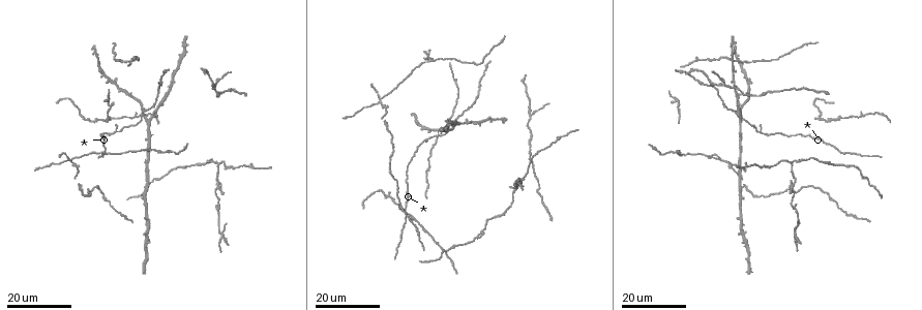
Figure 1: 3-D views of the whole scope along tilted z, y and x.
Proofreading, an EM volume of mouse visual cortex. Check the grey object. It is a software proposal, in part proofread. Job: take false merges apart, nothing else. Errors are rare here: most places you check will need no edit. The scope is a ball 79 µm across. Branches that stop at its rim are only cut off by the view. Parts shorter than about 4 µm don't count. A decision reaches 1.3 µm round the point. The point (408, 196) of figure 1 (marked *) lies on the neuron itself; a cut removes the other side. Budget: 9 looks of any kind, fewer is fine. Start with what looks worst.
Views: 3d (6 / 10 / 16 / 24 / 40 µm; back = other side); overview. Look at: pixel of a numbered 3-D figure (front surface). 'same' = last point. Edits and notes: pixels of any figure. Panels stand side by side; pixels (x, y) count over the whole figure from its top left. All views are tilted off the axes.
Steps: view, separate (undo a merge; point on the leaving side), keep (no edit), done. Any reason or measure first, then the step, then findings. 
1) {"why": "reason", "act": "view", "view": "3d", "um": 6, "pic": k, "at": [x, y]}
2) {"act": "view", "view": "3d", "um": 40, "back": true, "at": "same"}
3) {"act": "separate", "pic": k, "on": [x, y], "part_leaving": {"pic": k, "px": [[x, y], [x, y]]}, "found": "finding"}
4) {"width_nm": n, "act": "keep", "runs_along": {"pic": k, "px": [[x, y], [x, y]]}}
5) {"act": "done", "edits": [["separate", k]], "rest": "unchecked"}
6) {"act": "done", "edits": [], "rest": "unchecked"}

{"why": "four-way junction", "act": "view", "view": "3d", "um": 24, "pic": 1, "at": [378, 99]}

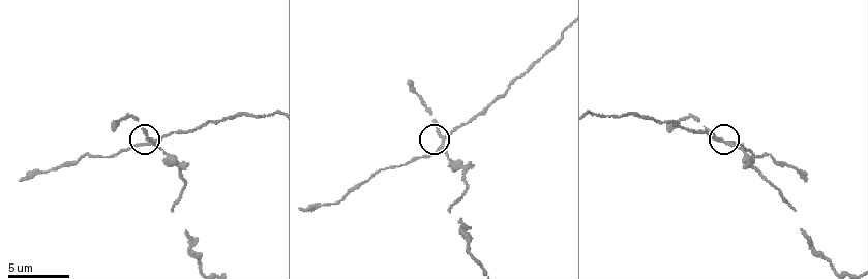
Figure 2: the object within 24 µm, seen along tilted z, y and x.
{"act": "view", "view": "3d", "um": 10, "pic": 2, "at": [729, 142]}

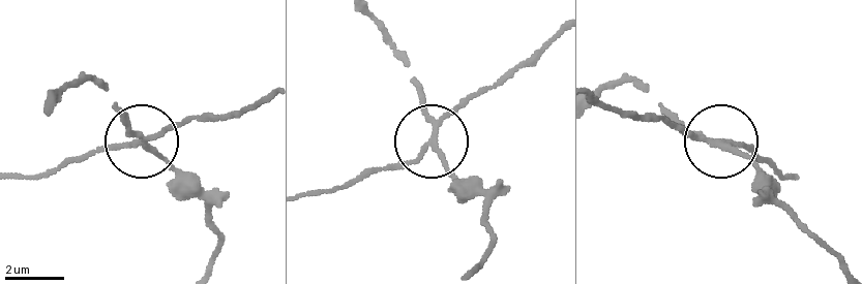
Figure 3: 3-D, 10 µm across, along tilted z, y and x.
{"act": "view", "view": "3d", "um": 6, "pic": 3, "at": [428, 144]}

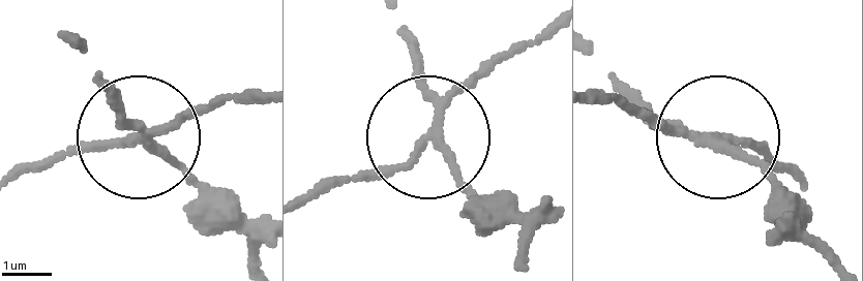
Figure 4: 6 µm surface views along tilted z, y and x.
{"side_arm_um": 14, "act": "separate", "pic": 4, "on": [99, 147], "part_leaving": {"pic": 4, "px": [[144, 130], [256, 104]]}, "found": "a second neuron is stuck on"}

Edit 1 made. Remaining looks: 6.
{"why": "redraw", "act": "view", "view": "overview"}

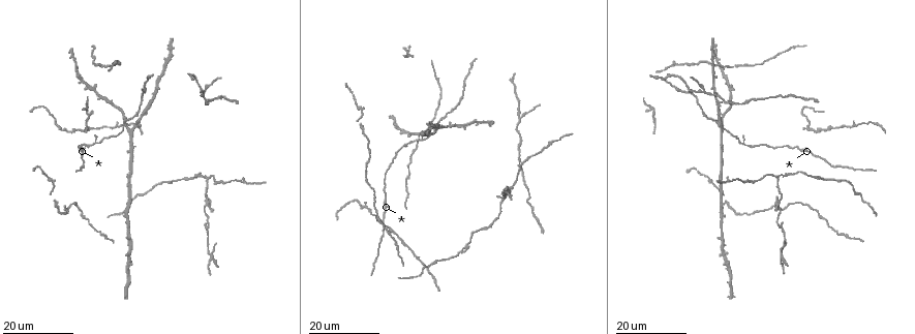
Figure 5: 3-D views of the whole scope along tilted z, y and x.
{"why": "branch point", "act": "view", "view": "3d", "um": 16, "pic": 5, "at": [519, 116]}

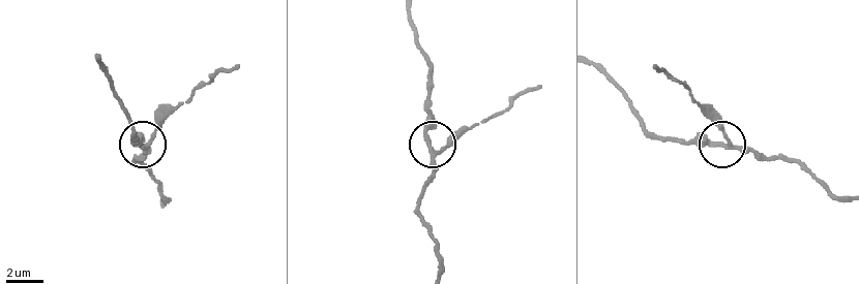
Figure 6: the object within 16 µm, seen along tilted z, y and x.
{"act": "view", "view": "3d", "um": 10, "pic": 6, "at": [731, 143]}

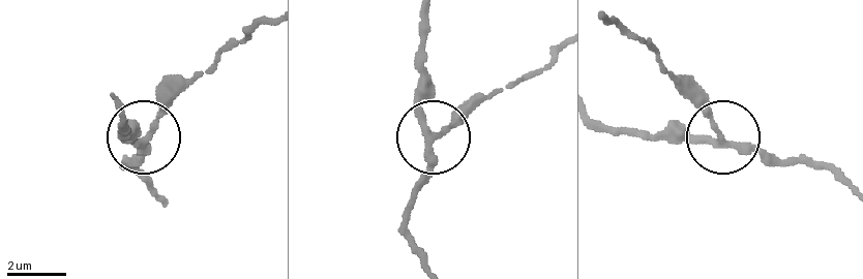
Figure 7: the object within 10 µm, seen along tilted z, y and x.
{"arms": 3, "act": "keep", "found": "one neuron here"}

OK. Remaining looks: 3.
{"why": "arms part here", "act": "view", "view": "3d", "um": 16, "pic": 5, "at": [125, 125]}

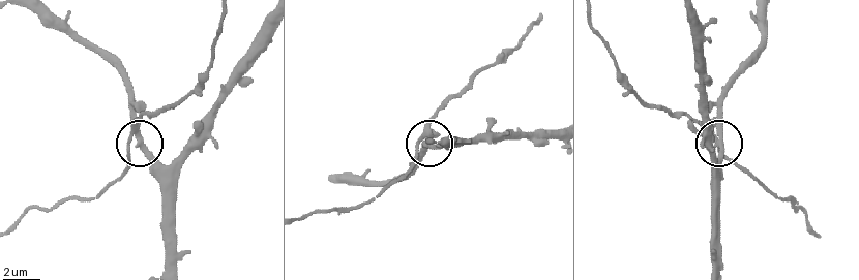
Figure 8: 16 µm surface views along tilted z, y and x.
{"why": "zoom in", "act": "view", "view": "3d", "um": 6, "pic": 8, "at": [139, 135]}

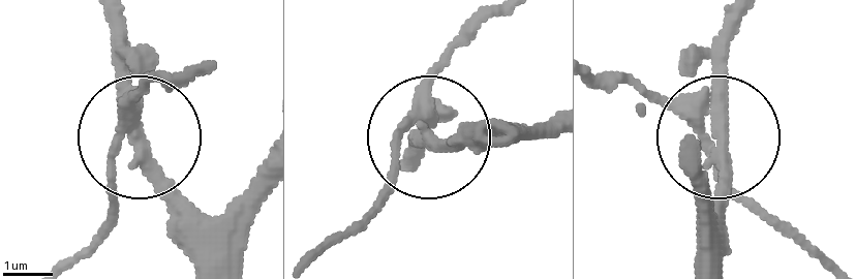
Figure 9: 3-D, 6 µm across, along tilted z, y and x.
{"why": "other side", "act": "view", "view": "3d", "um": 6, "back": true, "pic": 9, "at": [720, 139]}

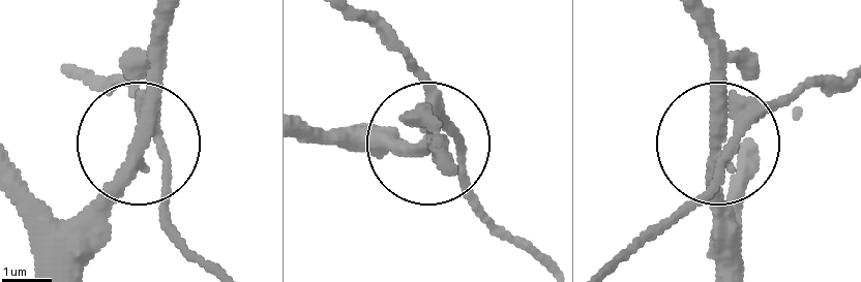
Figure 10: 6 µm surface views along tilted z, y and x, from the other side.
{"side_arm_um": 52, "act": "keep", "runs_along": {"pic": 10, "px": [[533, 254], [474, 193], [456, 140], [349, 144]]}, "found": "continuous, no second neuron"}

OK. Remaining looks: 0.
{"act": "done", "edits": [["separate", 4]], "rest": "unchecked"}

